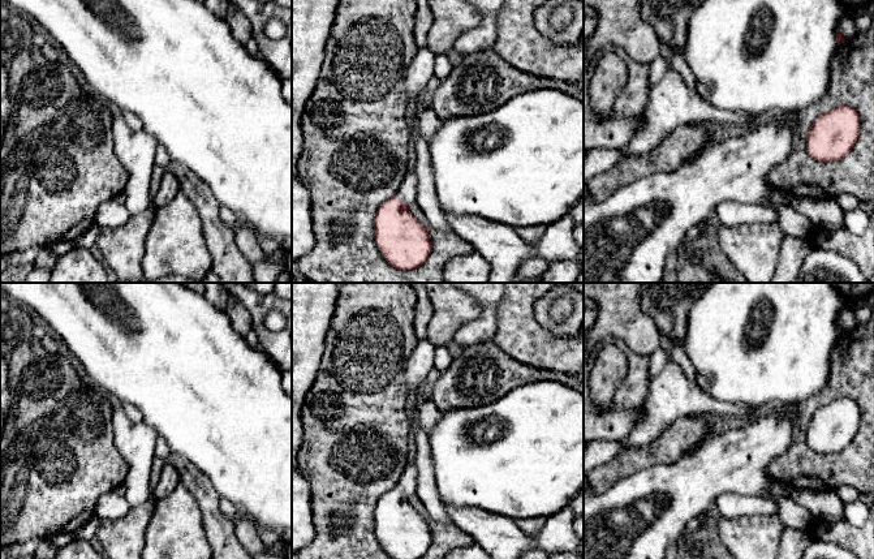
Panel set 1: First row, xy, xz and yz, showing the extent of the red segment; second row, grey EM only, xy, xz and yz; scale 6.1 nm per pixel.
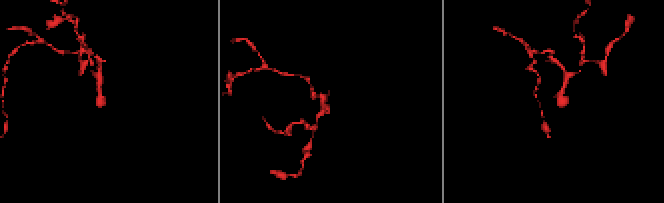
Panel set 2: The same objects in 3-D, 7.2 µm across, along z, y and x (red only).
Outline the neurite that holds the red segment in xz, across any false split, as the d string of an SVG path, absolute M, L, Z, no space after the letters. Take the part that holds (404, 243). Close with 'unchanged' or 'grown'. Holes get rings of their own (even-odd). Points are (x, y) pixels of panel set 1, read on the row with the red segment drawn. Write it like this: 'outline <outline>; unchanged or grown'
outline M408 172L397 193L380 205L374 218L374 238L384 259L396 270L414 270L430 255L429 228L409 211L416 199L417 176Z; grown

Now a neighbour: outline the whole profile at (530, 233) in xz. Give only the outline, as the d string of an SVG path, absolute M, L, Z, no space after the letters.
M528 225L528 227L518 227L516 228L516 231L522 240L534 244L543 236L546 227L547 225Z

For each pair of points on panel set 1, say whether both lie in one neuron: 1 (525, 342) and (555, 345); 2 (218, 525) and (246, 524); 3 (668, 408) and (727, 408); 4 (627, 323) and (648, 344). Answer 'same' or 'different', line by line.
1: same
2: different
3: same
4: same

